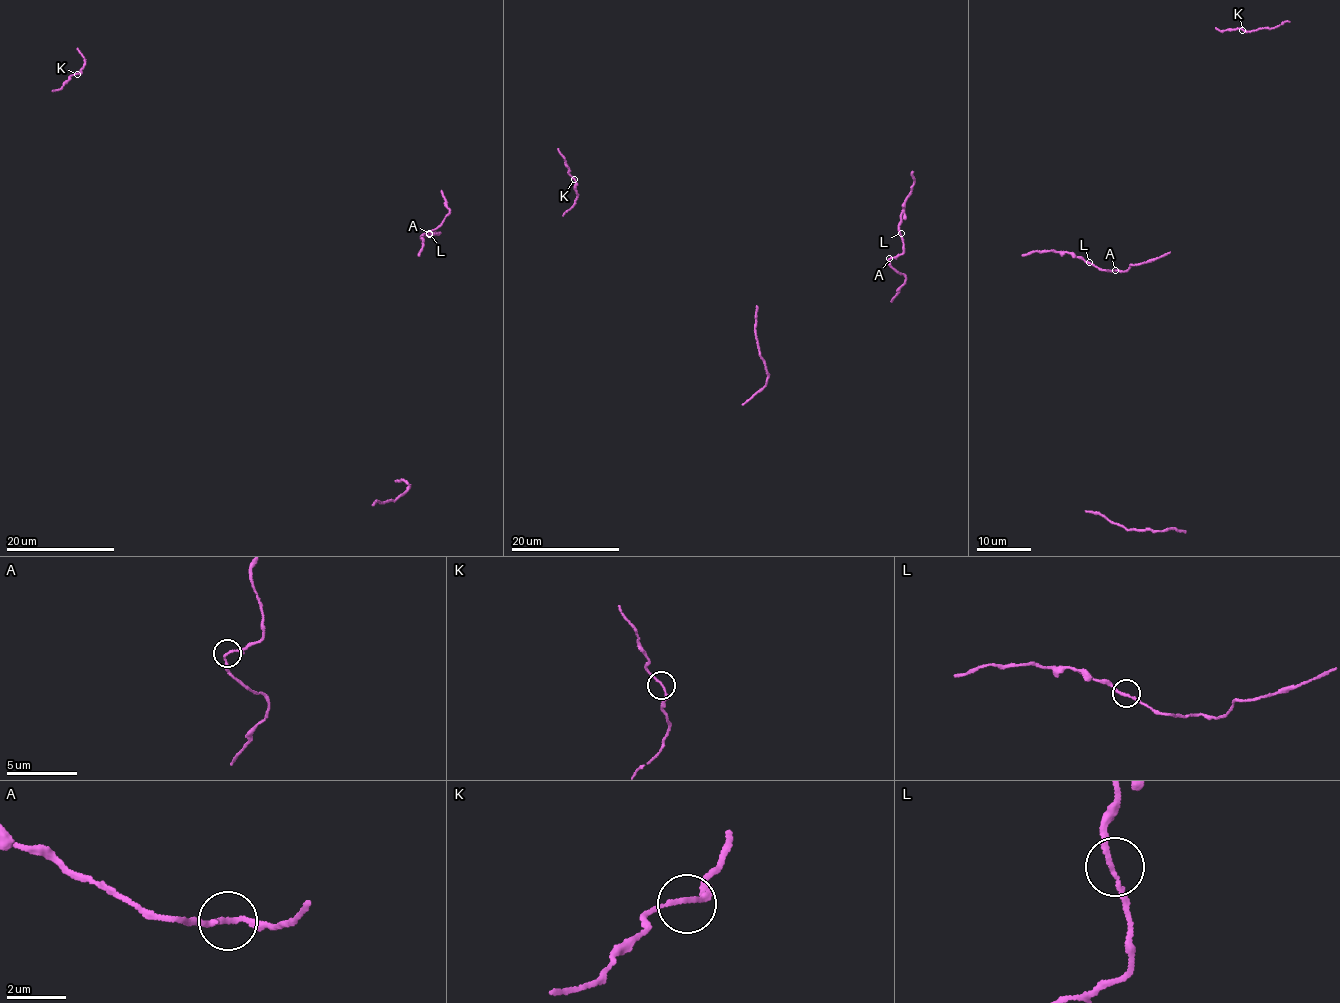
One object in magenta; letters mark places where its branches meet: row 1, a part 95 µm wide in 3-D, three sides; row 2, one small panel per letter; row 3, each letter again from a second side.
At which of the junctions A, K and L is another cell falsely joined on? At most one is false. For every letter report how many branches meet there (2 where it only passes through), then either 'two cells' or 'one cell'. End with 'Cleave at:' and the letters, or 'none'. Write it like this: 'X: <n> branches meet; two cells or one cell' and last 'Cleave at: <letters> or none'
A: 2 branches meet; one cell
K: 2 branches meet; one cell
L: 2 branches meet; one cell
Cleave at: none

